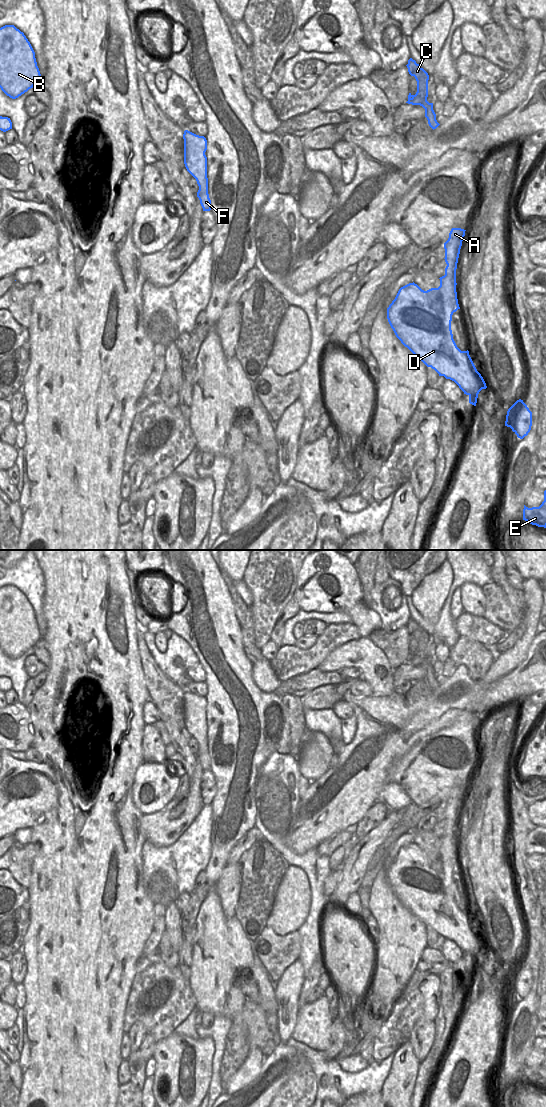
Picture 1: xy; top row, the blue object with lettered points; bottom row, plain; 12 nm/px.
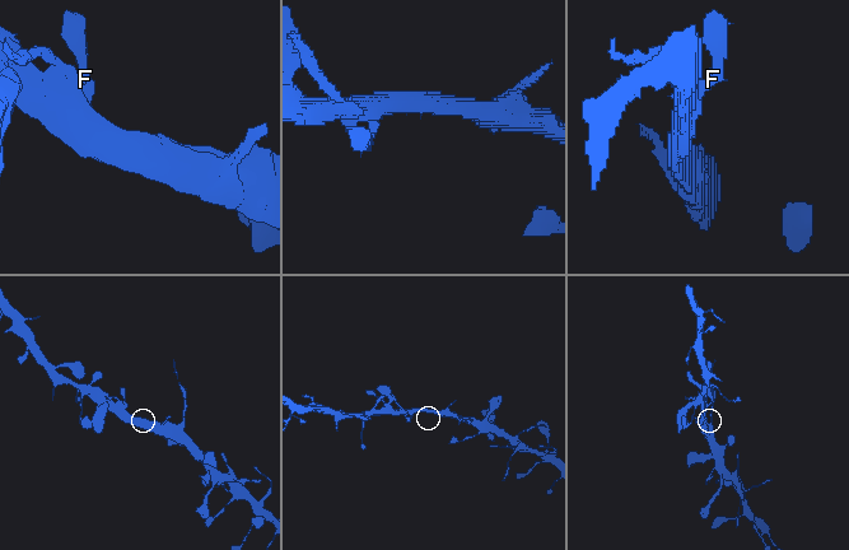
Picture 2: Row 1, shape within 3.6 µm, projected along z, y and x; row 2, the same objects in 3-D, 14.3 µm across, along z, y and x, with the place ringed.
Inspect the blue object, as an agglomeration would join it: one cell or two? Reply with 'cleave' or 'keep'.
cleave

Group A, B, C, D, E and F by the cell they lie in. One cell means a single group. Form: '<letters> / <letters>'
A C / B D E F

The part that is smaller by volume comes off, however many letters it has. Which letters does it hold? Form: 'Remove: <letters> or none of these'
Remove: A, C

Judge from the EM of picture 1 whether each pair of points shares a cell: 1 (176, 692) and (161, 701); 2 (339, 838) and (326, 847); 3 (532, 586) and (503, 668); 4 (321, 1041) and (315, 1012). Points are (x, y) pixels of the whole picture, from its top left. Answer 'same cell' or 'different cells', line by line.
1: different cells
2: same cell
3: same cell
4: same cell

